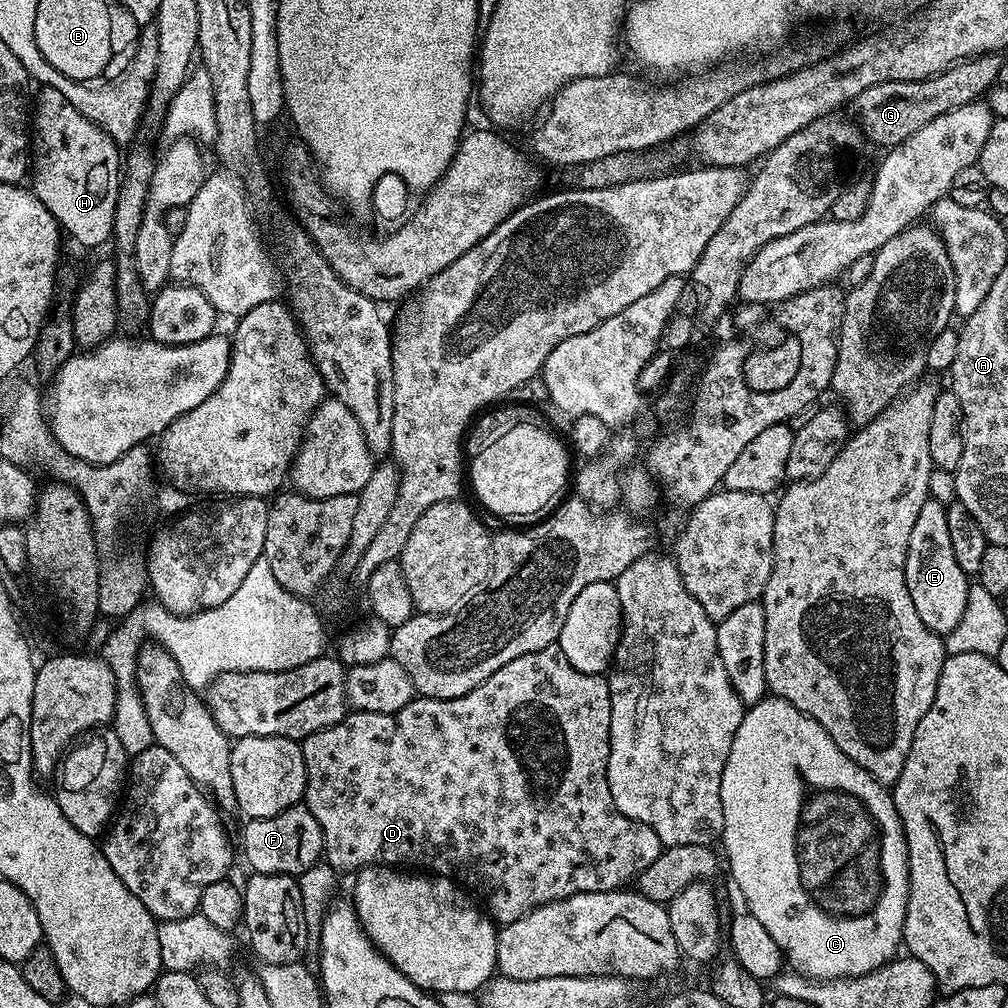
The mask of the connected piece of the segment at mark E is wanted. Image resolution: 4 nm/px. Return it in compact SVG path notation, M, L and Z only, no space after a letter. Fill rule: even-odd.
M930 498L918 510L918 519L914 522L914 530L910 530L910 546L906 554L906 590L910 590L910 599L914 602L914 610L918 610L918 618L932 632L947 634L958 626L962 618L962 610L966 610L966 598L970 583L969 573L954 562L954 546L950 546L950 529L946 526L947 507L939 504L936 498Z

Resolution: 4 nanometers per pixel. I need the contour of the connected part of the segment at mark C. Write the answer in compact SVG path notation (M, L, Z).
M773 695L751 705L734 734L730 758L726 758L726 766L722 770L720 793L724 815L722 845L724 844L726 868L732 871L732 880L740 887L740 892L748 903L745 904L746 911L758 918L758 922L762 922L762 926L766 926L766 931L774 937L774 942L778 942L789 969L801 972L811 980L847 980L850 976L864 976L873 972L901 951L908 901L908 851L891 791L870 774L866 774L862 766L846 758L846 754L838 750L834 738L830 738L830 734L826 734L826 730L822 730L822 726L818 726L814 718L802 714L802 710L790 706L790 702Z

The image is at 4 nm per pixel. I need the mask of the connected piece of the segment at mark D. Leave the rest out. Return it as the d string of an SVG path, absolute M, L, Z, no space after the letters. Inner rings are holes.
M559 646L534 650L530 654L522 654L522 658L514 658L514 662L506 662L506 666L494 670L494 674L490 674L490 678L486 678L481 684L474 686L474 690L470 690L458 698L450 698L449 700L413 698L406 706L402 706L402 710L391 712L390 714L349 711L344 719L338 721L334 726L323 728L306 737L302 741L302 747L304 750L304 761L306 762L306 790L304 791L303 803L310 810L310 814L314 814L314 818L318 818L318 826L322 830L322 838L324 839L322 856L336 873L344 874L344 872L349 872L349 874L355 874L361 868L370 864L383 864L385 866L412 866L408 864L421 864L424 867L421 869L427 870L429 873L438 876L447 876L455 880L457 884L463 886L469 893L475 894L478 900L478 895L480 895L481 901L479 900L479 903L486 909L487 915L491 916L493 921L500 926L522 918L527 912L534 911L539 904L549 904L555 900L570 898L574 894L582 894L583 892L614 892L623 889L625 886L631 885L628 884L631 880L633 883L633 881L639 878L642 870L646 870L646 866L650 866L650 862L654 862L654 858L658 858L658 854L662 851L658 834L654 834L654 830L650 830L650 826L646 826L634 818L626 818L626 814L622 814L622 810L618 810L618 806L614 806L614 798L610 794L610 786L608 785L610 690L608 689L607 679L603 675L595 676L594 674L586 674L582 670L574 670L574 666L570 666L570 662L566 662L566 654L562 654Z

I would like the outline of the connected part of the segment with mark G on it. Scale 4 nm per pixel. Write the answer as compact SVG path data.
M987 52L981 56L972 56L969 60L959 60L951 64L945 72L931 76L925 80L910 82L882 82L878 86L870 86L862 90L854 101L855 119L861 132L869 141L881 144L887 150L906 142L914 130L922 130L926 122L934 122L938 114L946 114L950 110L958 110L958 106L975 104L996 84L998 70L1006 63L999 52Z

